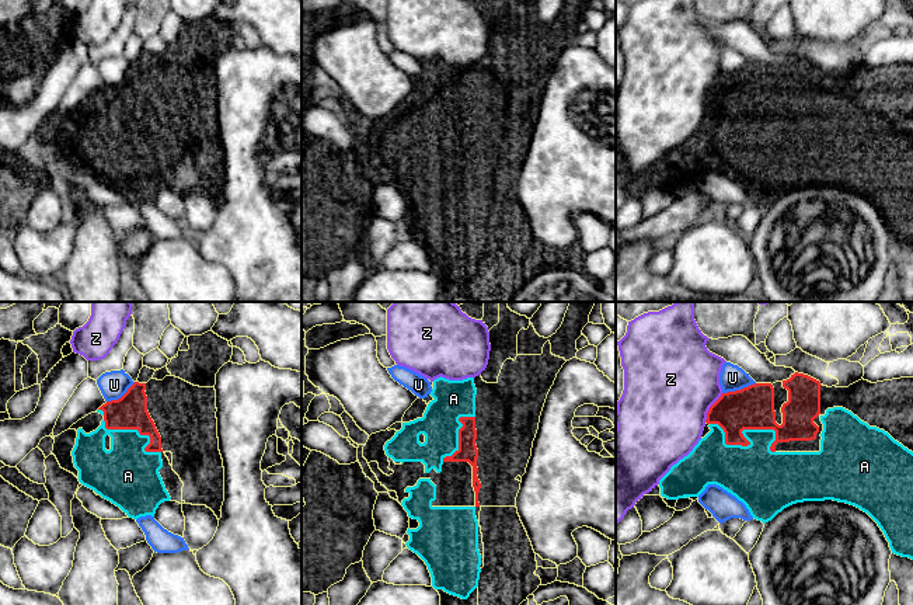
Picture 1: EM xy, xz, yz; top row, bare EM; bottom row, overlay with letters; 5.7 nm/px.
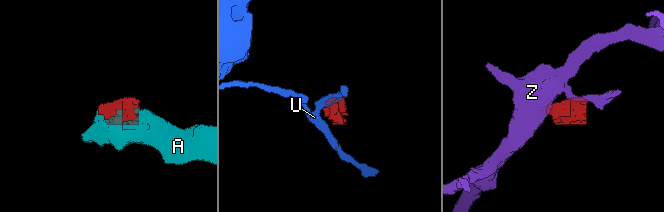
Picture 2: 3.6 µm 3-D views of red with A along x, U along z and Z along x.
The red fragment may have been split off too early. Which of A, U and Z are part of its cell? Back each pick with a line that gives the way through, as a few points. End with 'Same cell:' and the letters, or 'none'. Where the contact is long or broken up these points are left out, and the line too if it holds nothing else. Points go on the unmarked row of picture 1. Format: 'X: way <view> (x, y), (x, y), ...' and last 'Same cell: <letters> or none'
Same cell: A

